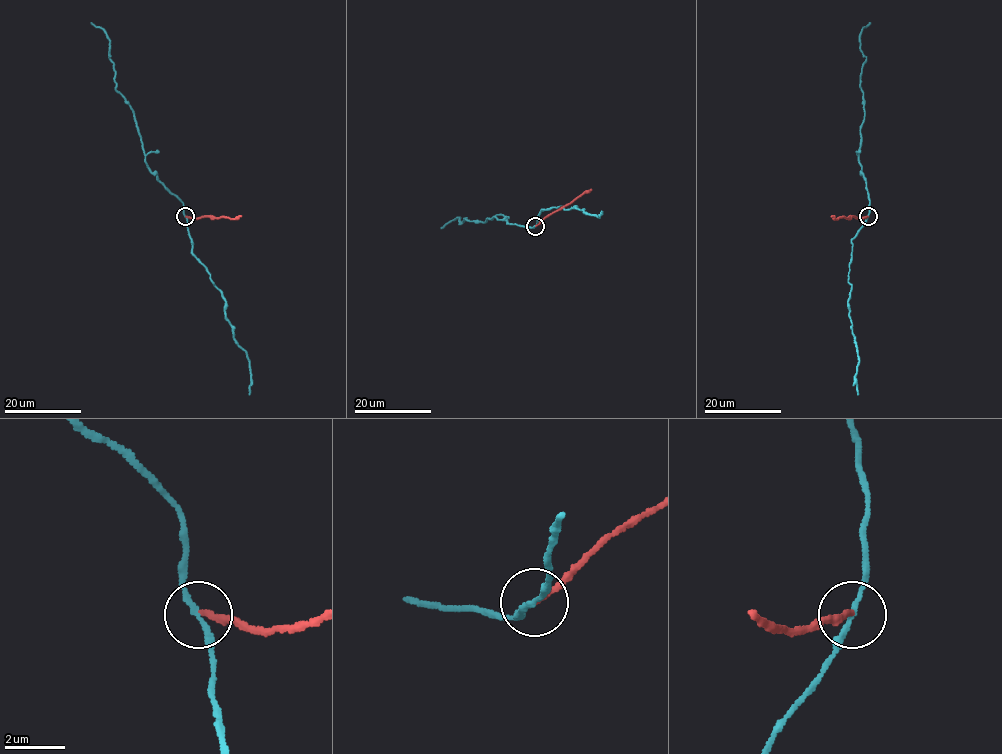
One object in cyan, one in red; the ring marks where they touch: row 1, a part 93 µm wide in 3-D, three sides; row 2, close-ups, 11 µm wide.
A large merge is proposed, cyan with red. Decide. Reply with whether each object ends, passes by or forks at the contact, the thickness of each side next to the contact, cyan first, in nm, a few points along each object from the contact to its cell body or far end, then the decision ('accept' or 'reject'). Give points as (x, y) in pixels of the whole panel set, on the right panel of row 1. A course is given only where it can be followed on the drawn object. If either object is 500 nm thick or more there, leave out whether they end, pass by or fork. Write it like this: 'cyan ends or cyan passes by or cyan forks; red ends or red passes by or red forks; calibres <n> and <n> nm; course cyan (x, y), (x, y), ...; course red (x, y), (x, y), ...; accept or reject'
cyan passes by; red ends; calibres 170 and 190 nm; course cyan (867, 216), (866, 181), (859, 162), (864, 110), (860, 81), (866, 58), (860, 40), (861, 31), (869, 22); course red (867, 216), (831, 216); reject

